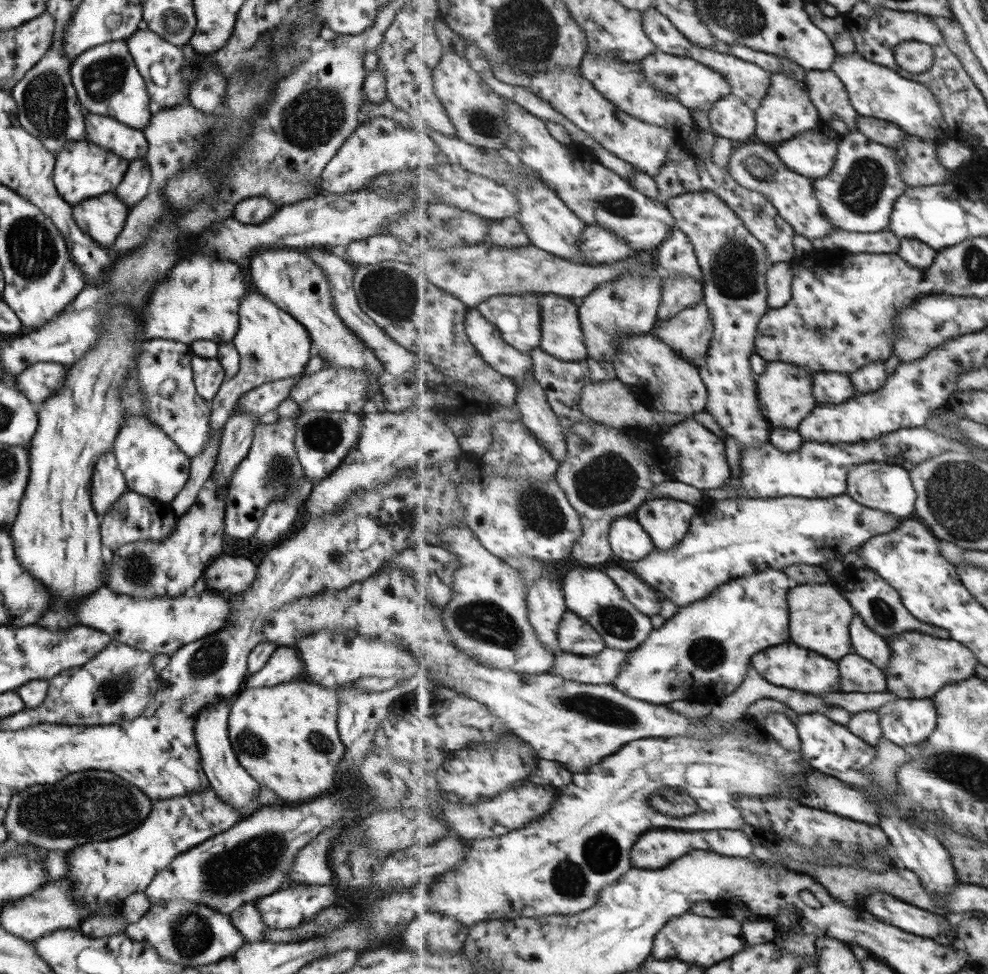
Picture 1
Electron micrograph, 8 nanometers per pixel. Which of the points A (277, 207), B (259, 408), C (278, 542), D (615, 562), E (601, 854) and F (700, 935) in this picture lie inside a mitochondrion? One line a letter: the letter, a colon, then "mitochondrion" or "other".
A: other
B: other
C: other
D: other
E: mitochondrion
F: mitochondrion

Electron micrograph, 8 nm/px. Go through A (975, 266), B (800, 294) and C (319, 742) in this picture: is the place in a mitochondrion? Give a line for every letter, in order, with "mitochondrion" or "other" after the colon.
A: mitochondrion
B: other
C: mitochondrion

